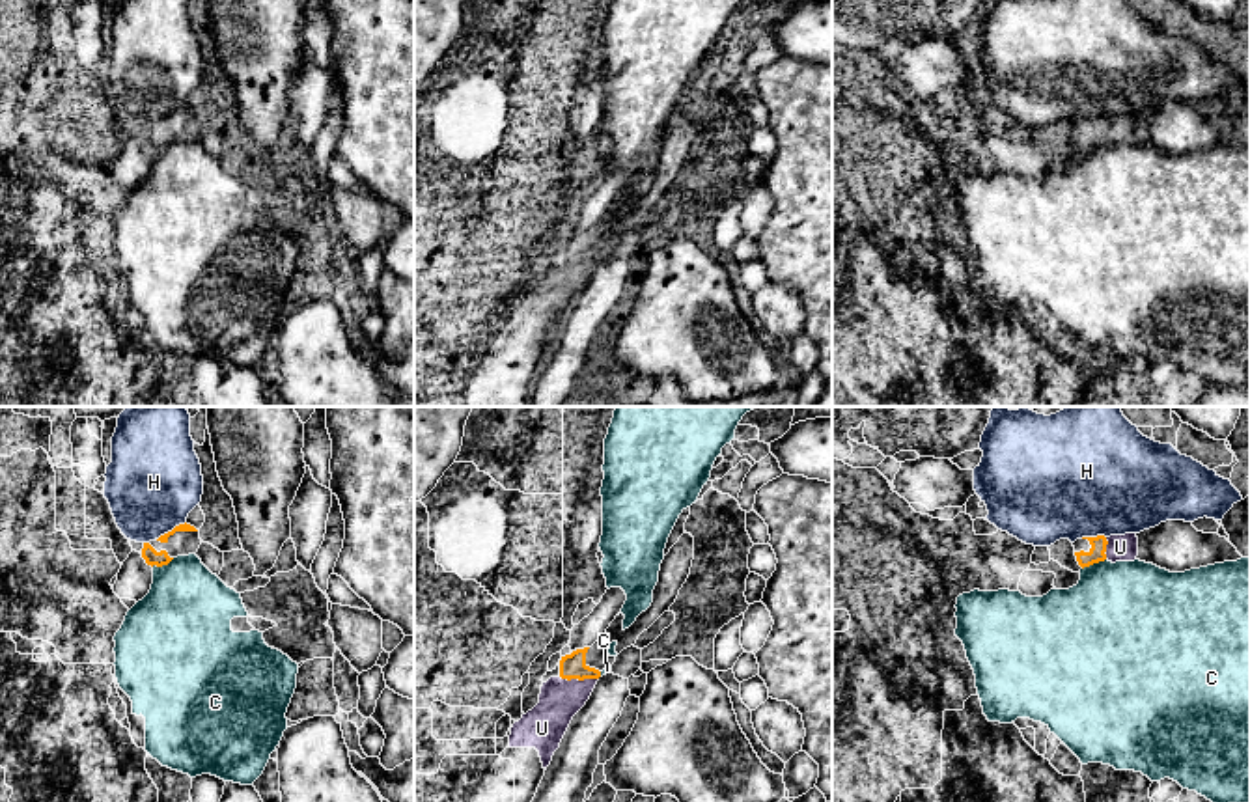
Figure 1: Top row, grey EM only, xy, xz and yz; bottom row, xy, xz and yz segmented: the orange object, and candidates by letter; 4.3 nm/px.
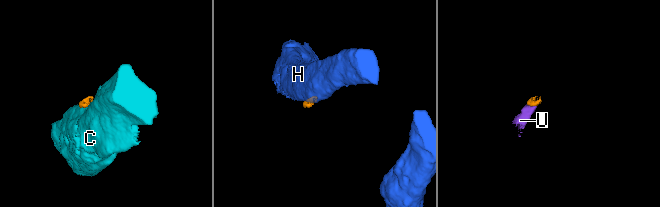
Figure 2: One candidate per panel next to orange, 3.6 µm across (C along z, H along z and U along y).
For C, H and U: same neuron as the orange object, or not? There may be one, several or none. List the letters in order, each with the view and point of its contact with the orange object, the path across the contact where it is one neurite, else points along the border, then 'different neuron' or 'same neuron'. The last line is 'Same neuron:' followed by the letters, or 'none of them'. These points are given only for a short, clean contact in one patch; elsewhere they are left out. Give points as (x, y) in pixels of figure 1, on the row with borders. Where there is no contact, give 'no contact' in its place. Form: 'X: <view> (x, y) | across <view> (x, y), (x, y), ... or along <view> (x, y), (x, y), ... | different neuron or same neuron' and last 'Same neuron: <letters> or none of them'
C: yz (1094, 562) | along yz (1105, 558), (1083, 569) | different neuron
H: xy (172, 530) | along xy (185, 521), (157, 539) | different neuron
U: xz (579, 679) | across xz (571, 666), (579, 679), (560, 700) | same neuron
Same neuron: U

